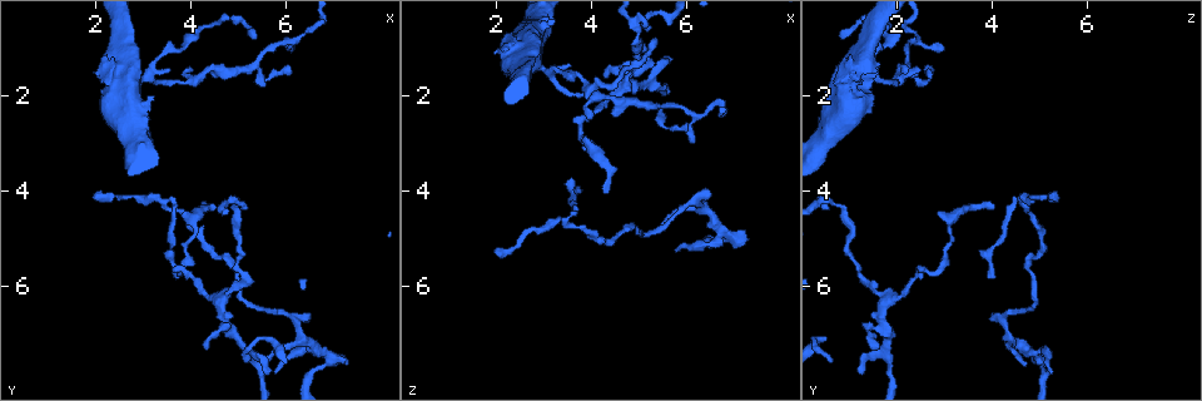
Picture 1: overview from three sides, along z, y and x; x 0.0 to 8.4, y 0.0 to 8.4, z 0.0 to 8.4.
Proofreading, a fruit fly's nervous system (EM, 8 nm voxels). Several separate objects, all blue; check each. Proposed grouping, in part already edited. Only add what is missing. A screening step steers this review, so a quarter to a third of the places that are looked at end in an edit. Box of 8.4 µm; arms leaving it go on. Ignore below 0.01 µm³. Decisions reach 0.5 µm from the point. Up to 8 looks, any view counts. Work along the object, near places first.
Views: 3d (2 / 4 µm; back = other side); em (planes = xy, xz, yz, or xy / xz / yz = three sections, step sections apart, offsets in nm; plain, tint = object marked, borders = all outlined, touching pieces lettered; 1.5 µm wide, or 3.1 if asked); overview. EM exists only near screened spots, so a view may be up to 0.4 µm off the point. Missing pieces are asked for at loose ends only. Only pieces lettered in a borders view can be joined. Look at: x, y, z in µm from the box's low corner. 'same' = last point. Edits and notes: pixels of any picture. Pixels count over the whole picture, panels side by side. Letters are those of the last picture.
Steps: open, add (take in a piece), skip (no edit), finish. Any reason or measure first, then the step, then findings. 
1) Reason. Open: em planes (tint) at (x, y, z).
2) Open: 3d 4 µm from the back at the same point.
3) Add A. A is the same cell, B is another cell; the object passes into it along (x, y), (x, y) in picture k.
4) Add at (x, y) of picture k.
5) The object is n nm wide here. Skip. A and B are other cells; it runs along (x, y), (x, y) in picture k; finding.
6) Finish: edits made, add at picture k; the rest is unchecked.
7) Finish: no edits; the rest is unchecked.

Open: 3d 2 µm at (7.25, 7.65, 5.00).

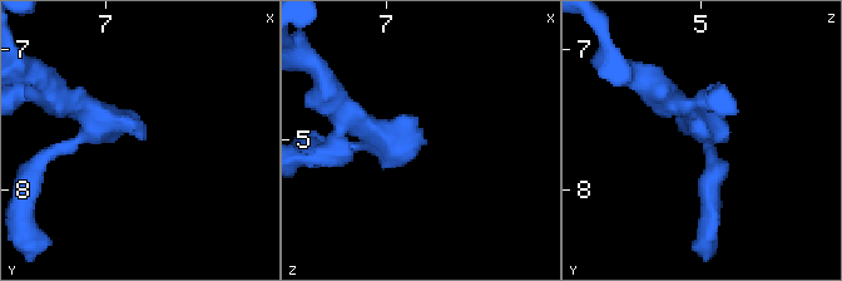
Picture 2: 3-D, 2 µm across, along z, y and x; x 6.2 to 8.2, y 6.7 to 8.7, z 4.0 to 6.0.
Now the EM. Open: em planes (borders) at (7.26, 7.64, 5.02).

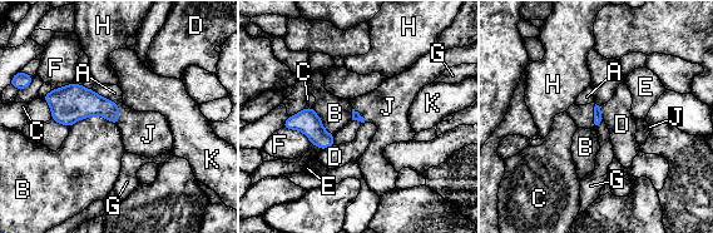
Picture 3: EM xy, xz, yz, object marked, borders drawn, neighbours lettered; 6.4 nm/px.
The longest contact is with B, 300 nm. Add J. J is the same cell, A, B, C, D, E, F, G, H and K are other cells; it goes on there.

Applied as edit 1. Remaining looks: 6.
Open: overview.

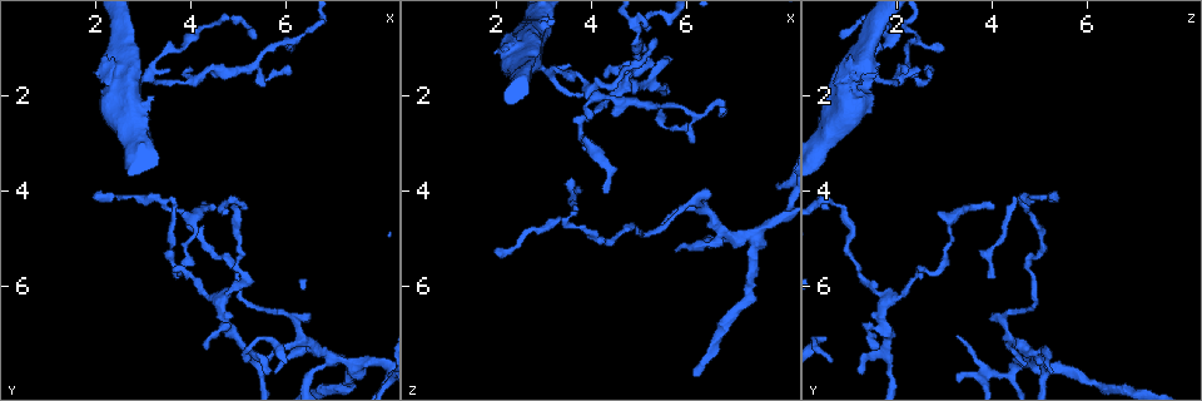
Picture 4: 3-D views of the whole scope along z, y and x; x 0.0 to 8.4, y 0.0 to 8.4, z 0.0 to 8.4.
Tapers out. Open: 3d 2 µm at (5.65, 7.75, 1.20).

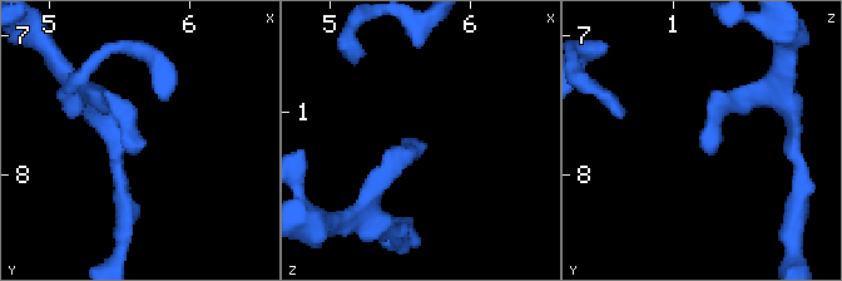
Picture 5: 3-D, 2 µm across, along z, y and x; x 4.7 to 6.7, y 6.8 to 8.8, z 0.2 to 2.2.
Now the EM. Open: em yz step 4 (tint) at (5.68, 7.80, 1.24).

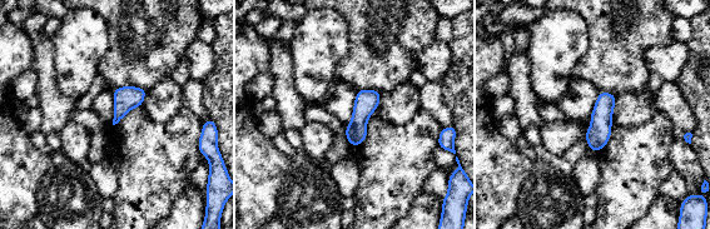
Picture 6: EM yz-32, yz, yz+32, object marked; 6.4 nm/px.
Open: em planes (borders) at the same point.

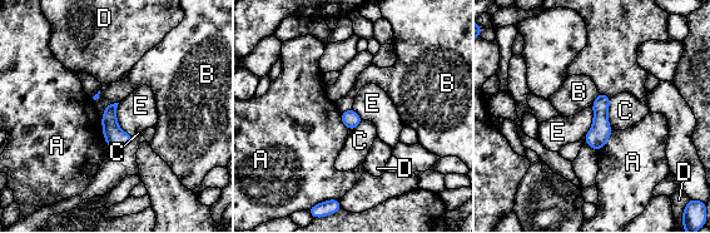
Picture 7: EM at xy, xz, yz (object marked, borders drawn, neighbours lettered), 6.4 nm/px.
Skip. A, B, C, D and E are other cells; a border runs along (610, 99), (607, 118), (612, 132) in picture 7; none of them fits.

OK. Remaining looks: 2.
Thin end. Open: em planes (tint) at (4.05, 1.45, 2.40).

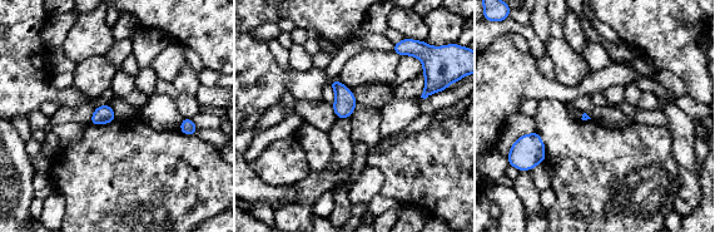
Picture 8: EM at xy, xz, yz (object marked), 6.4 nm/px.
What lies round it. Open: em planes (borders) at the same point.

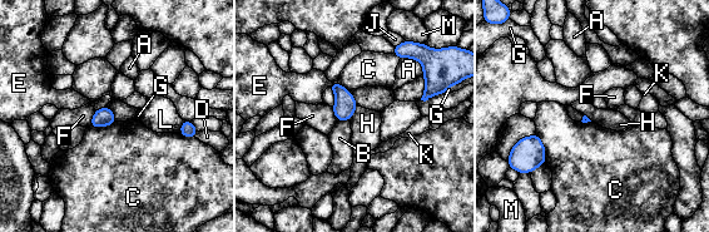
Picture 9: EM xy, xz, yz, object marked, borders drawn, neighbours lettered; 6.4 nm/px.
Skip. A, B, C, D, E, F, G, H, J, K, L and M are other cells; a border runs along (357, 105), (350, 121) in picture 9; no lettered piece goes on from it.

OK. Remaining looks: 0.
Finish: edits made, add at picture 3; the rest is unchecked.

